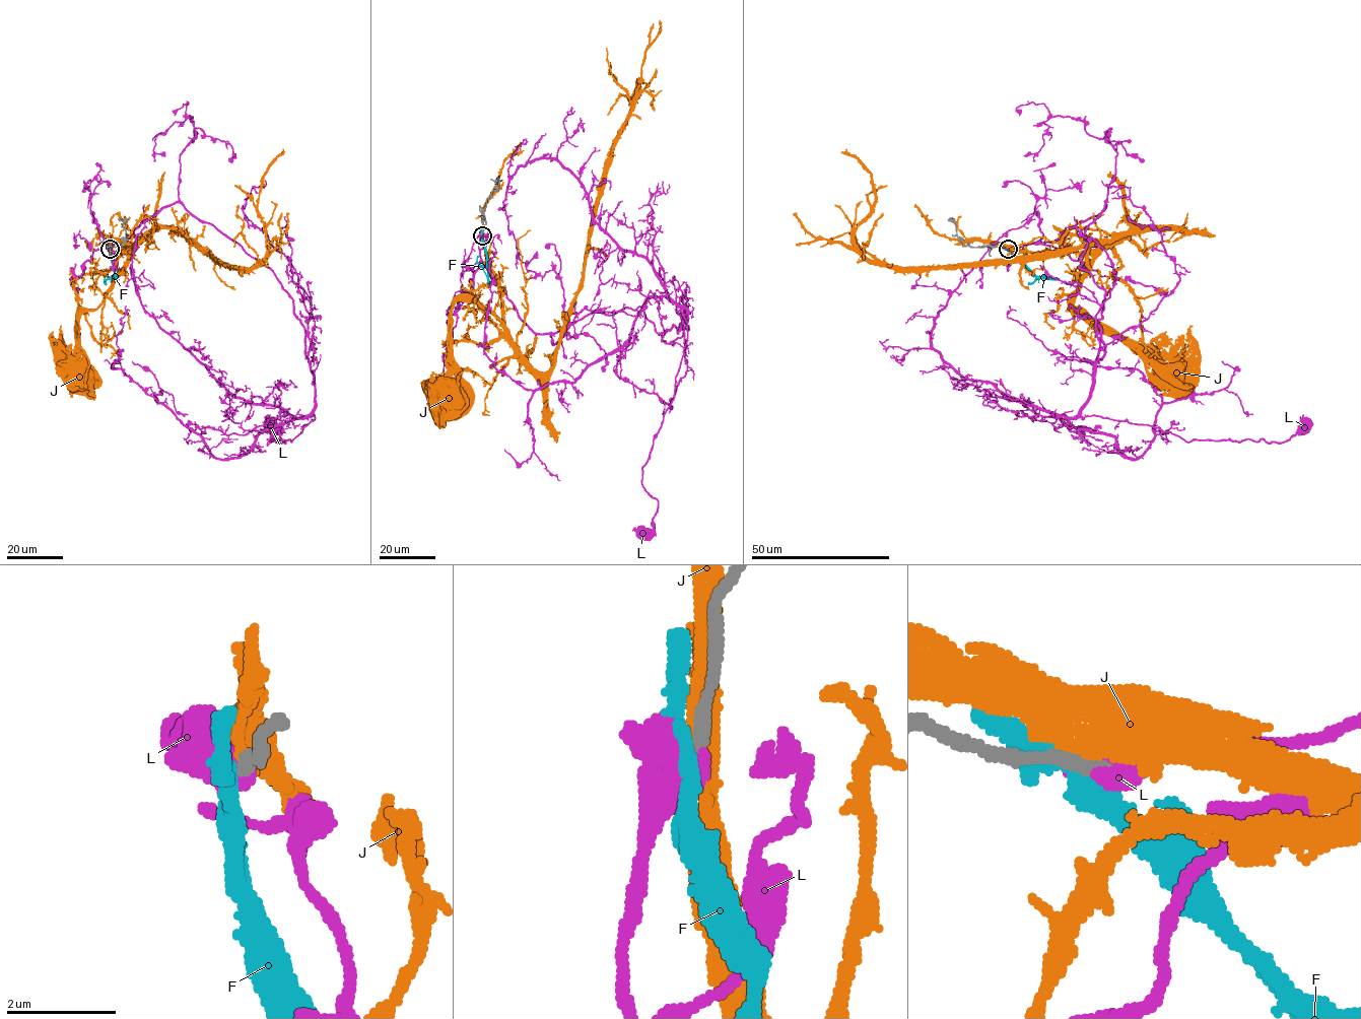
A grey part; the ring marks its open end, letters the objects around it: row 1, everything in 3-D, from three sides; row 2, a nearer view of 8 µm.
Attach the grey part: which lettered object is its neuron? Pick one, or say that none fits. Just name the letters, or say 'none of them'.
L

